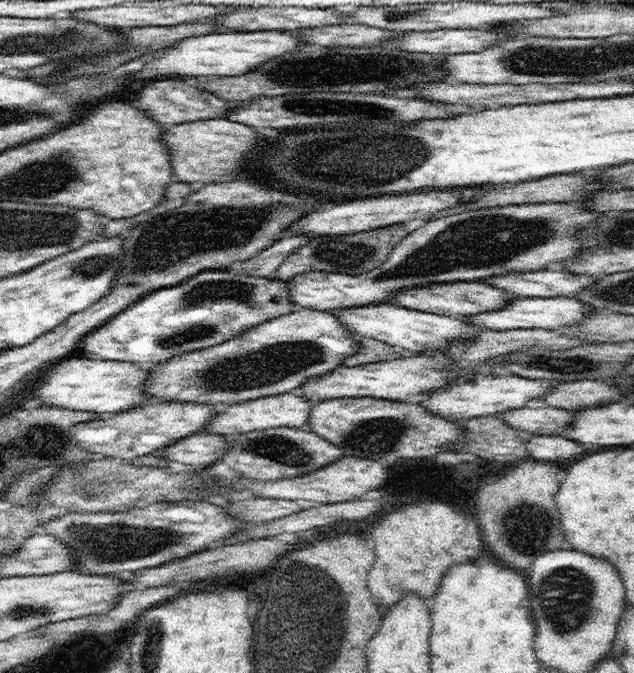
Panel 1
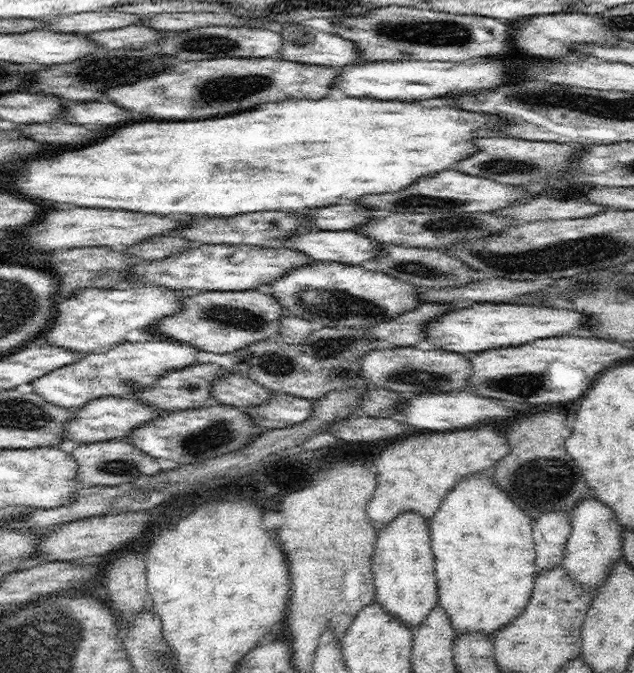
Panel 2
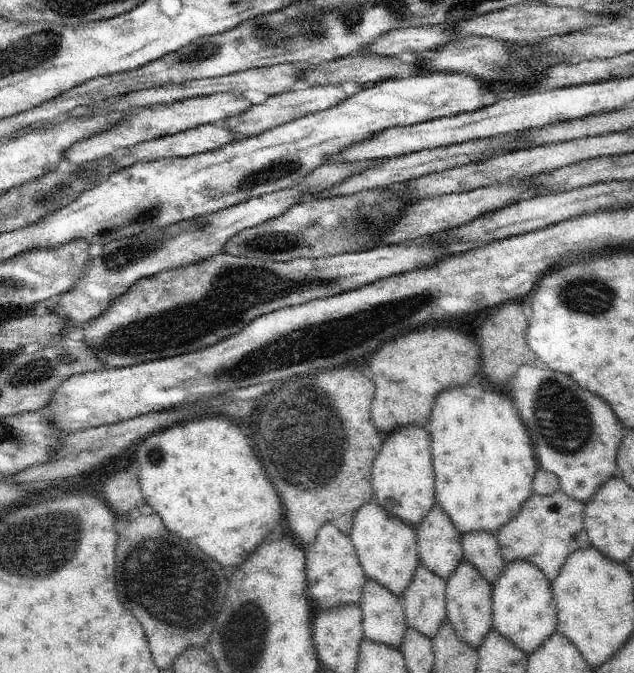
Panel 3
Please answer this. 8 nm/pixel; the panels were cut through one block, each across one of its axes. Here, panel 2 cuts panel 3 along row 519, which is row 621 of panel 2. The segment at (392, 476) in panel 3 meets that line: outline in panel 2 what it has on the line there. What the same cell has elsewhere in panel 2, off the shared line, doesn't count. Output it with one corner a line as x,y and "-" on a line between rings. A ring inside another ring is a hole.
404,512
385,528
378,530
371,568
374,574
375,602
382,604
406,628
416,628
439,600
434,553
428,519
418,512

